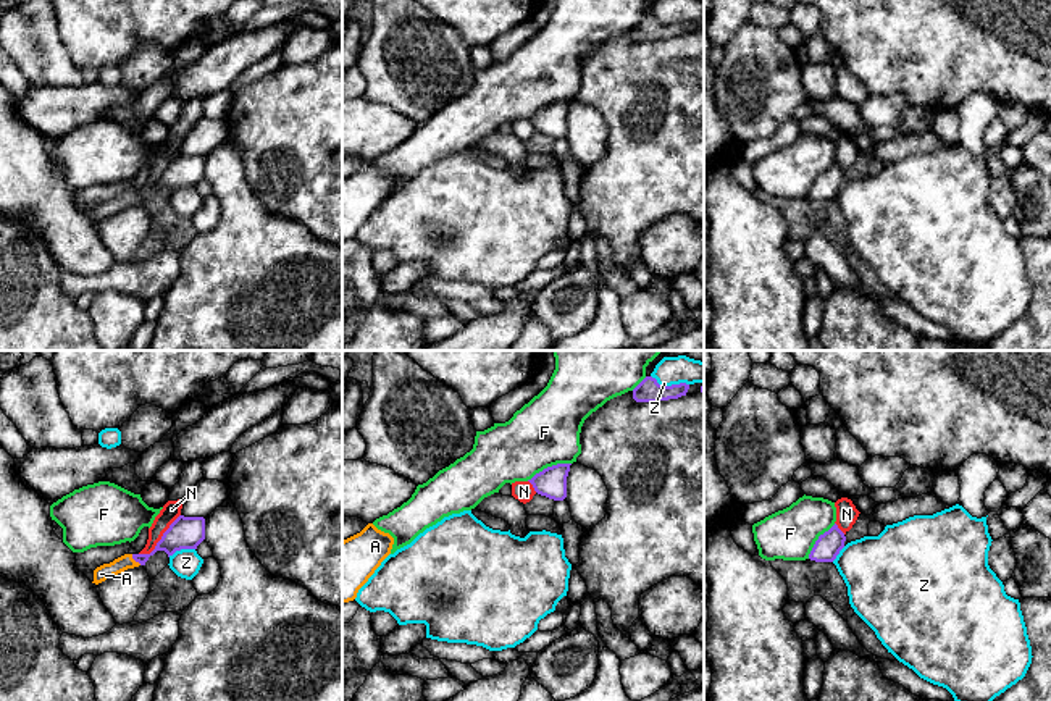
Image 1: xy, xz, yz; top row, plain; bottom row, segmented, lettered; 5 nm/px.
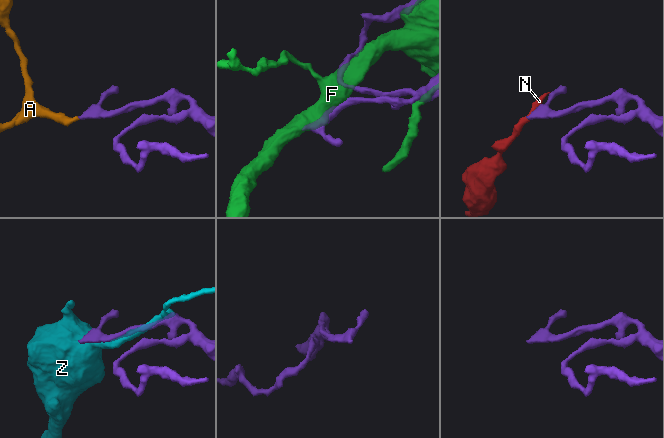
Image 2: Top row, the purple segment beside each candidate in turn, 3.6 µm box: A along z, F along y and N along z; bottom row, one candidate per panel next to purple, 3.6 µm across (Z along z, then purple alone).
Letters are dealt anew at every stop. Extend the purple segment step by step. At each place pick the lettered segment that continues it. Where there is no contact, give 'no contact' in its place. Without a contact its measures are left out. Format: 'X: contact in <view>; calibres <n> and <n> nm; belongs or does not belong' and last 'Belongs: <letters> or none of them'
A: contact in xy; calibres 130 and 80 nm; belongs
F: contact in xz; calibres 150 and 340 nm; does not belong
N: contact in xy; calibres 160 and 90 nm; does not belong
Z: contact in xz; calibres 110 and 120 nm; does not belong
Belongs: A

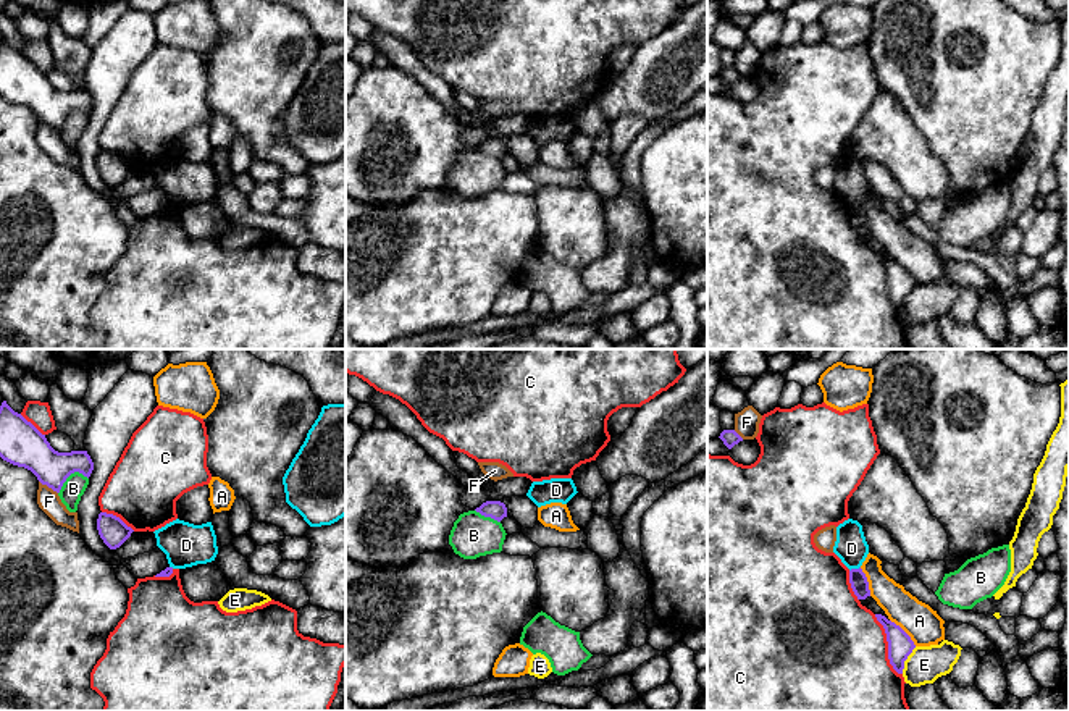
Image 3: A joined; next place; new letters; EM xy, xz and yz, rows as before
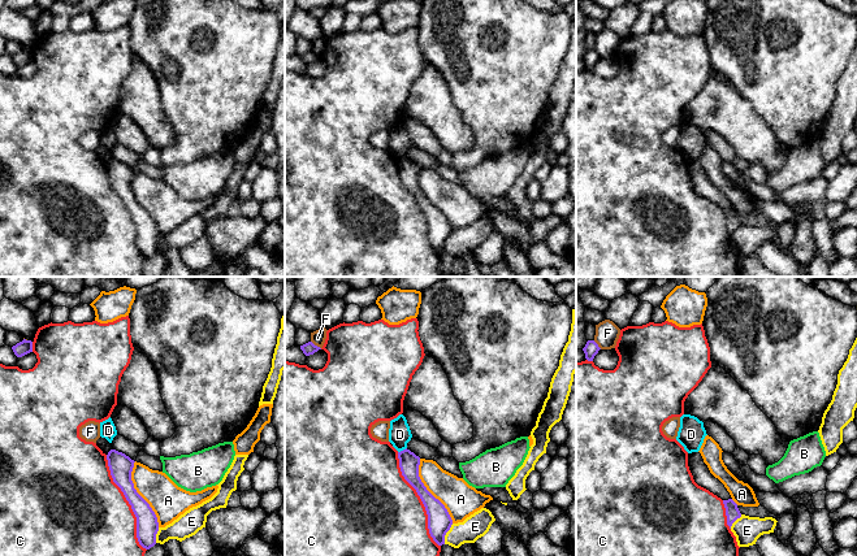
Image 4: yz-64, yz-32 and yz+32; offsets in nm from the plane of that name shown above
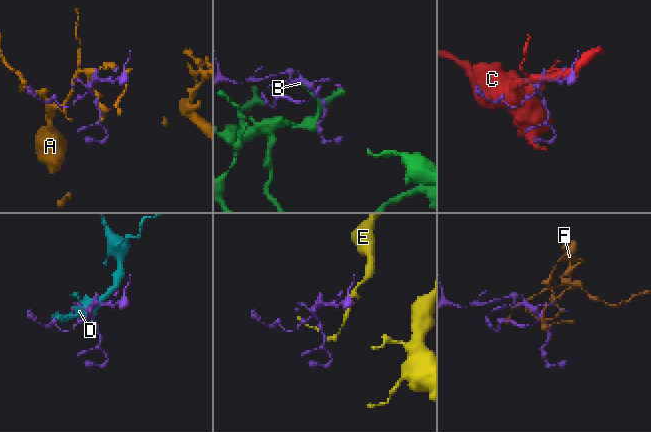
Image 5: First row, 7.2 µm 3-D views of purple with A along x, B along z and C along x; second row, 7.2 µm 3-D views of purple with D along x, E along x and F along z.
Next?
A: contact in yz; calibres 130 and 180 nm; does not belong
B: contact in xy; calibres 200 and 110 nm; does not belong
C: contact in yz; calibres 130 and 480 nm; does not belong
D: contact in yz; calibres 90 and 160 nm; does not belong
E: contact in yz; calibres 130 and 180 nm; does not belong
F: contact in xy; calibres 220 and 110 nm; does not belong
Belongs: none of them

